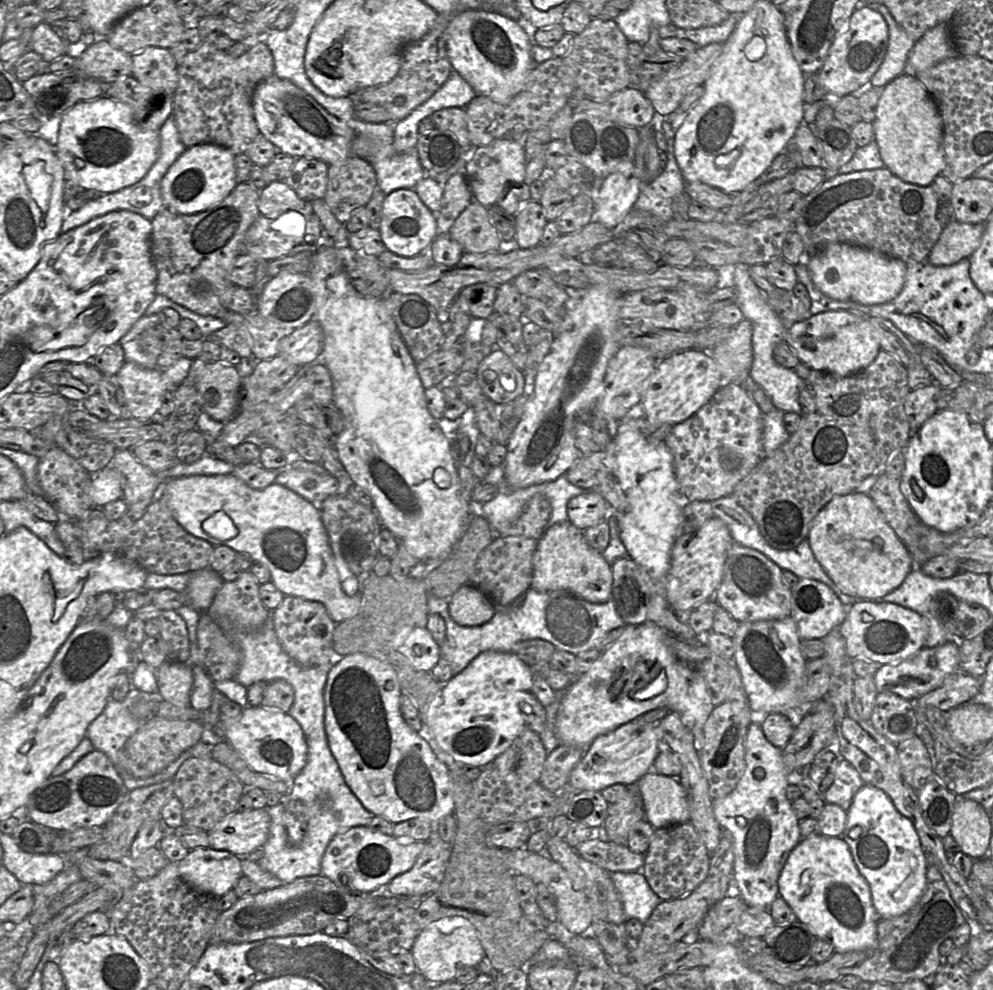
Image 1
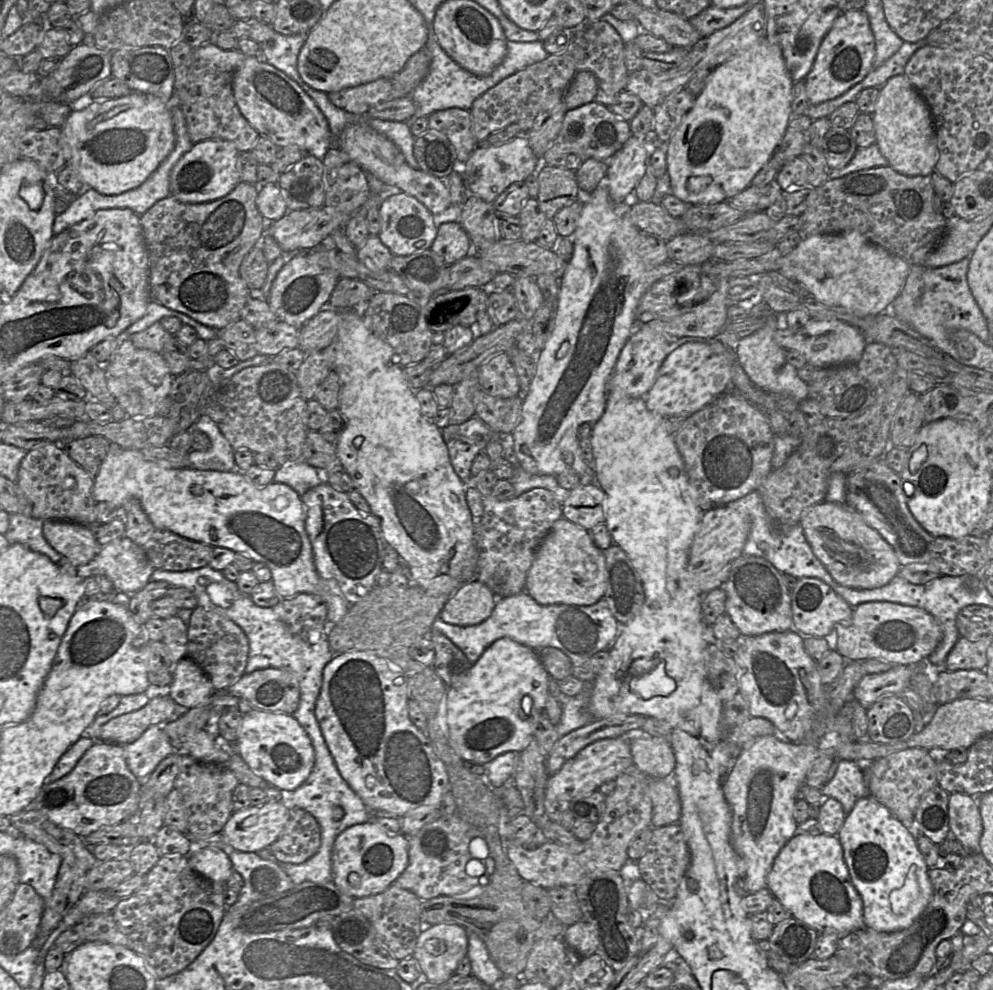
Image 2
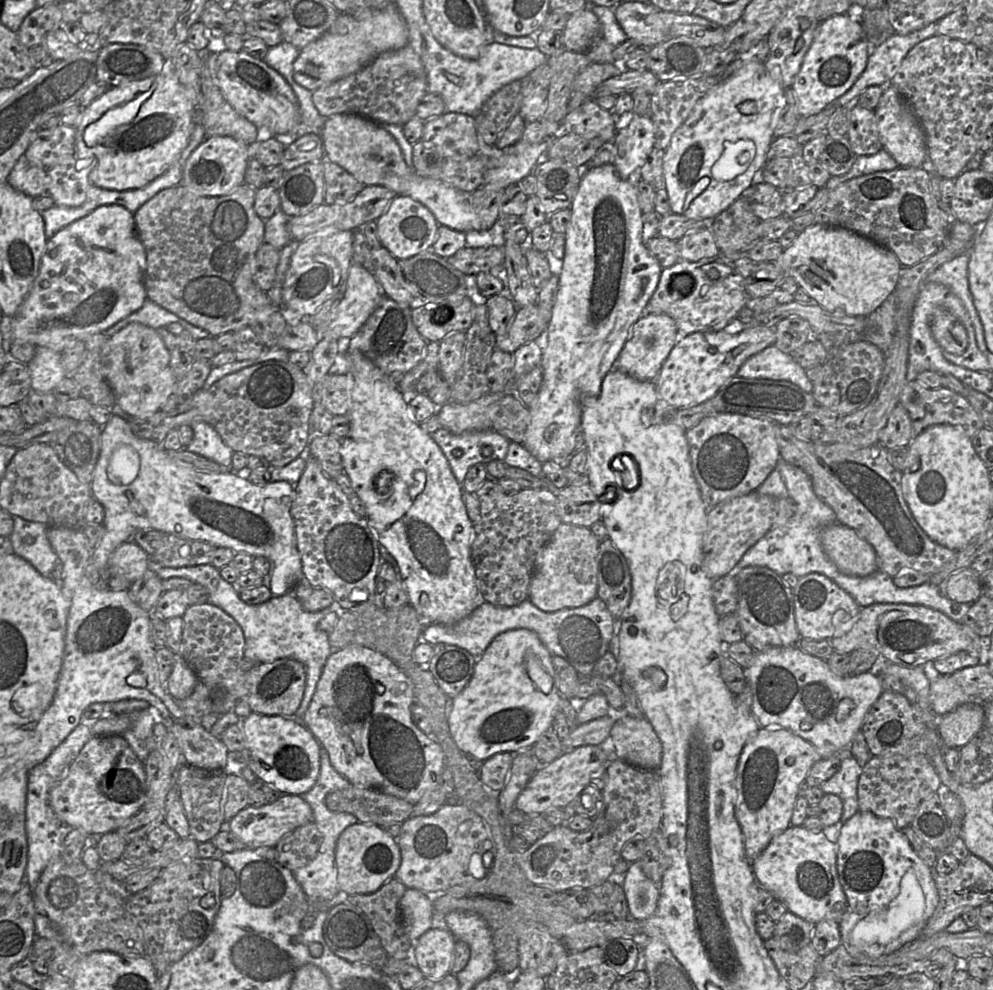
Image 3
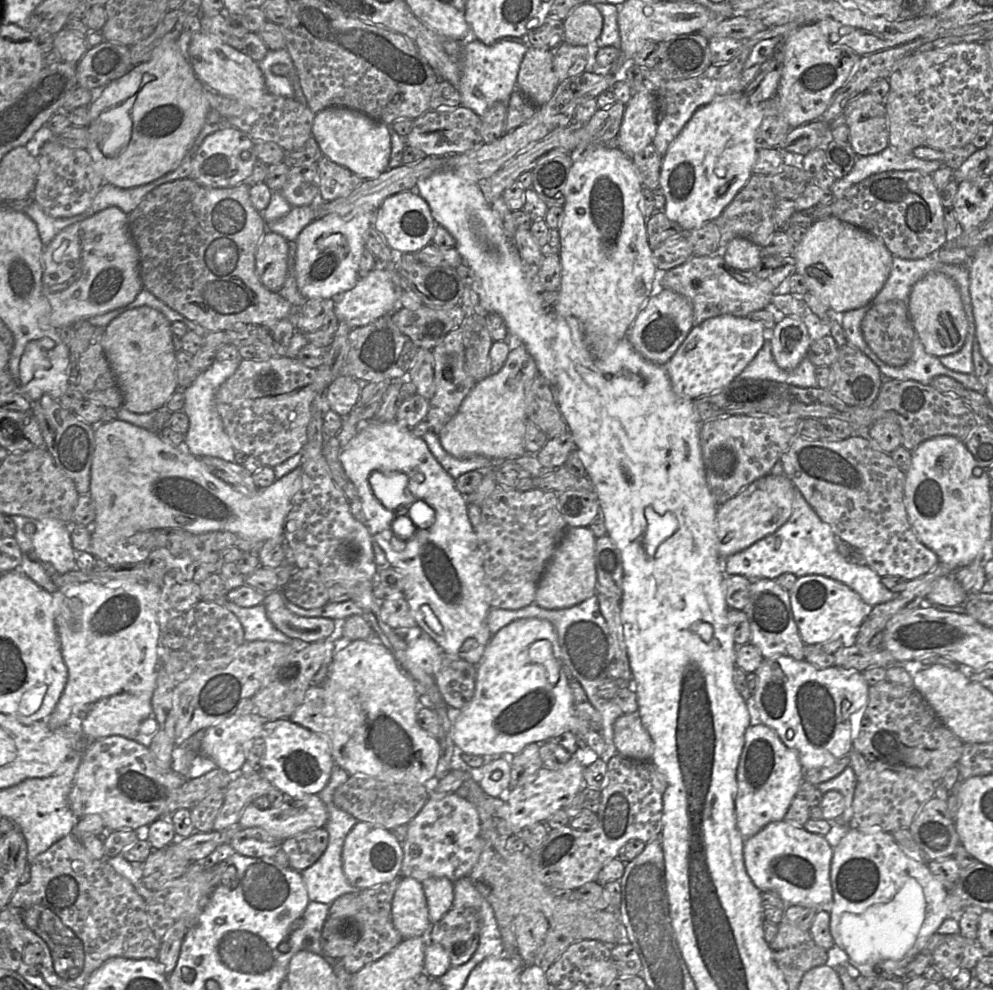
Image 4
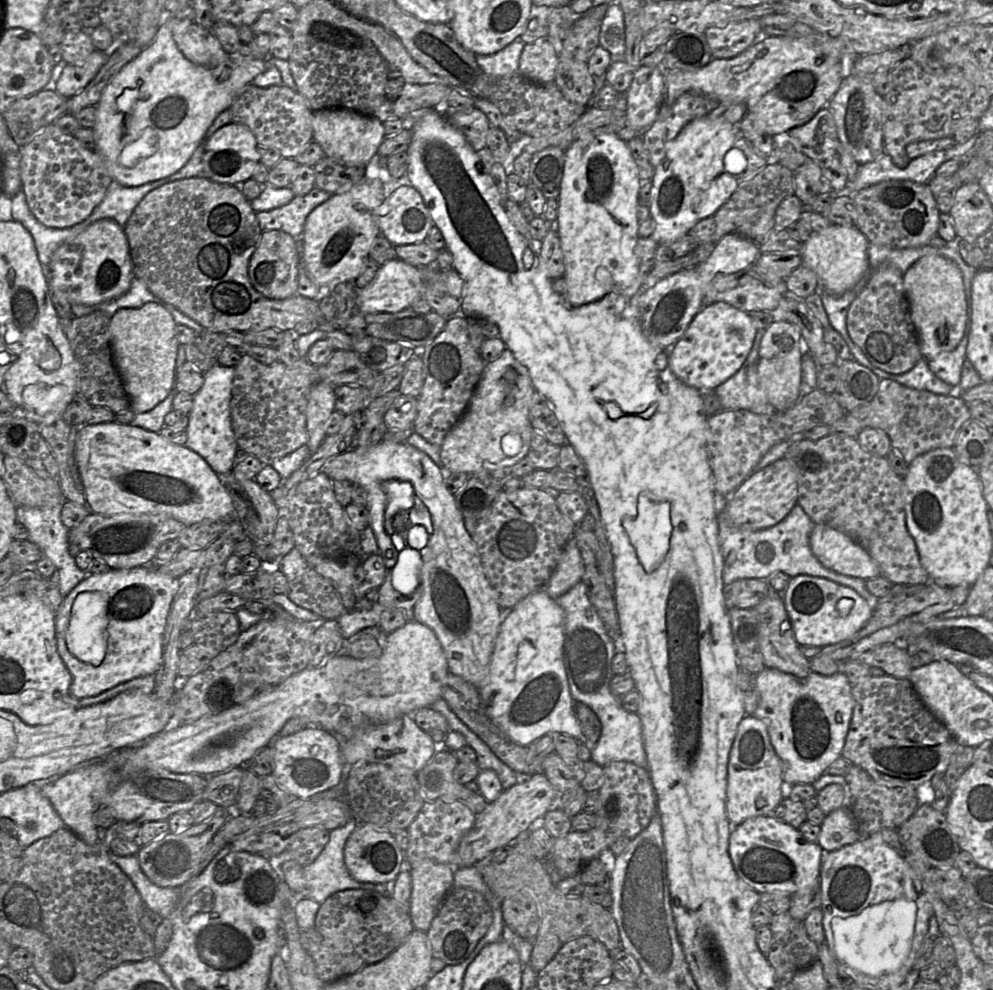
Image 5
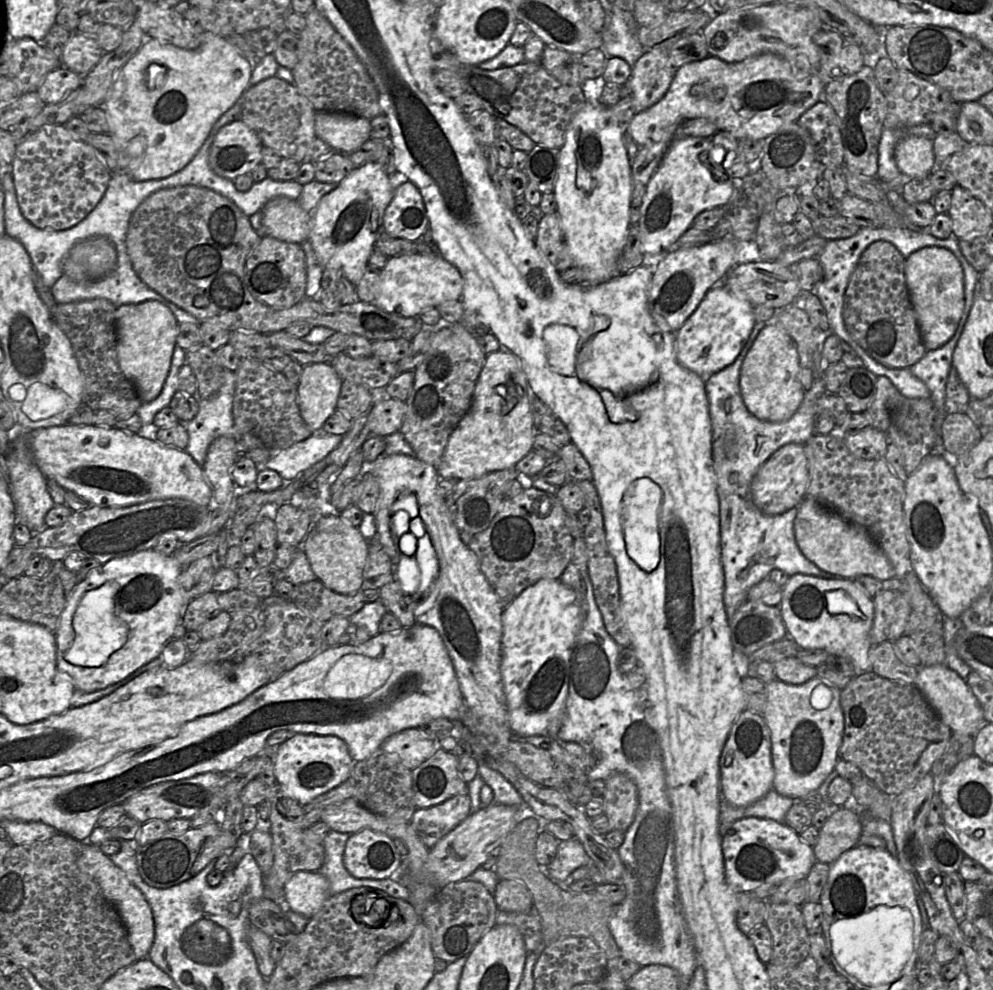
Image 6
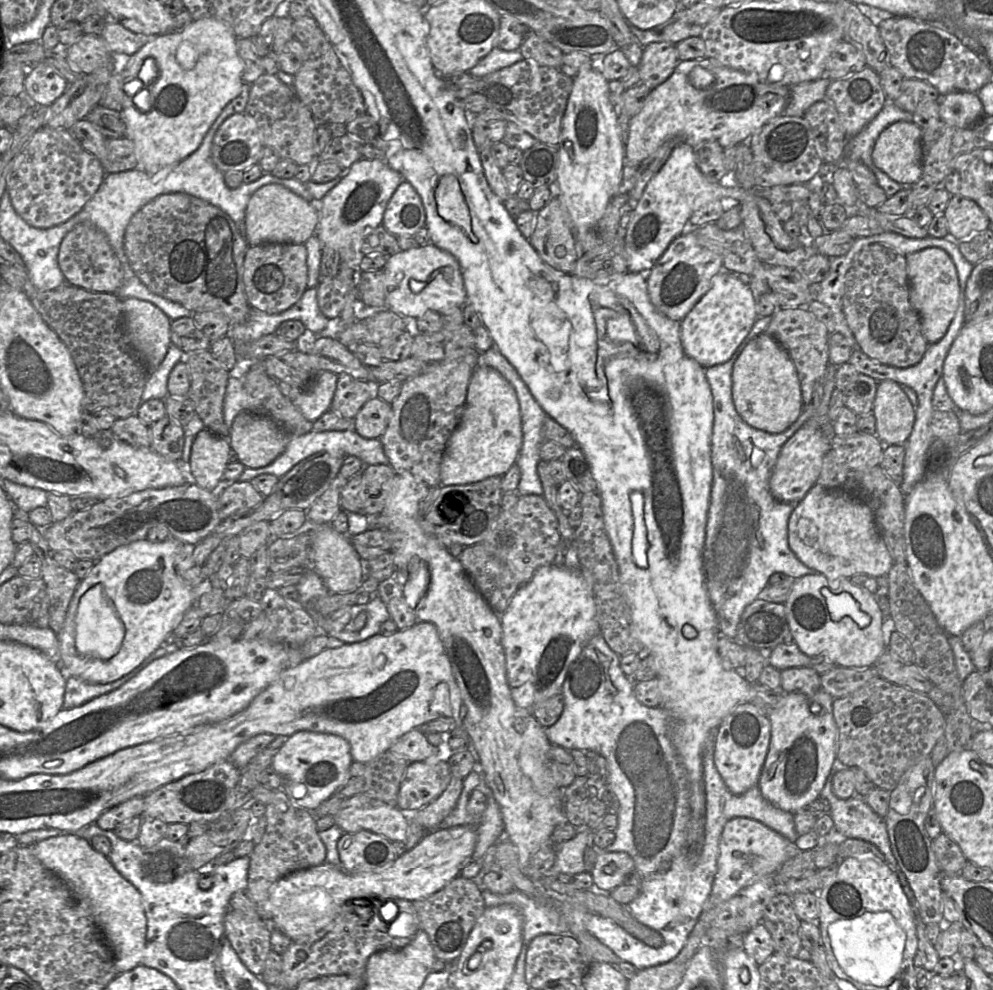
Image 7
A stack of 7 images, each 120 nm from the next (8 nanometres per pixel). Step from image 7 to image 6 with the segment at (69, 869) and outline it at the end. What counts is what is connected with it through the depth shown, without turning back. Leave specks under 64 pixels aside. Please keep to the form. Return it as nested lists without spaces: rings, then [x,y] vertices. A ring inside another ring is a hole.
[[[85,843],[83,857],[84,864],[89,868],[89,874],[98,883],[103,896],[117,909],[137,960],[146,958],[154,942],[155,923],[151,907],[143,893],[130,882],[125,873],[102,852],[99,846]]]

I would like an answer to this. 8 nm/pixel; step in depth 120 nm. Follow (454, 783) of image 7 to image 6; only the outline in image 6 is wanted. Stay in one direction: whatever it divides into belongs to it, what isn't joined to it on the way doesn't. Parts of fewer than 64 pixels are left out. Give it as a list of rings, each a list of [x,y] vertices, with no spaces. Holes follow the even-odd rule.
[[[456,795],[429,808],[416,808],[410,824],[420,841],[430,850],[470,814],[470,797]]]

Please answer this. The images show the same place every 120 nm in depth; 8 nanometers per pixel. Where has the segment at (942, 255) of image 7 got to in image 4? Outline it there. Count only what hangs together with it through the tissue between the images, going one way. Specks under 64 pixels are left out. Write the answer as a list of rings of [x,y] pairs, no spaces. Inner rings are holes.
[[[930,272],[912,287],[908,301],[909,316],[925,351],[938,358],[958,352],[964,345],[968,320],[955,281],[939,272]]]

